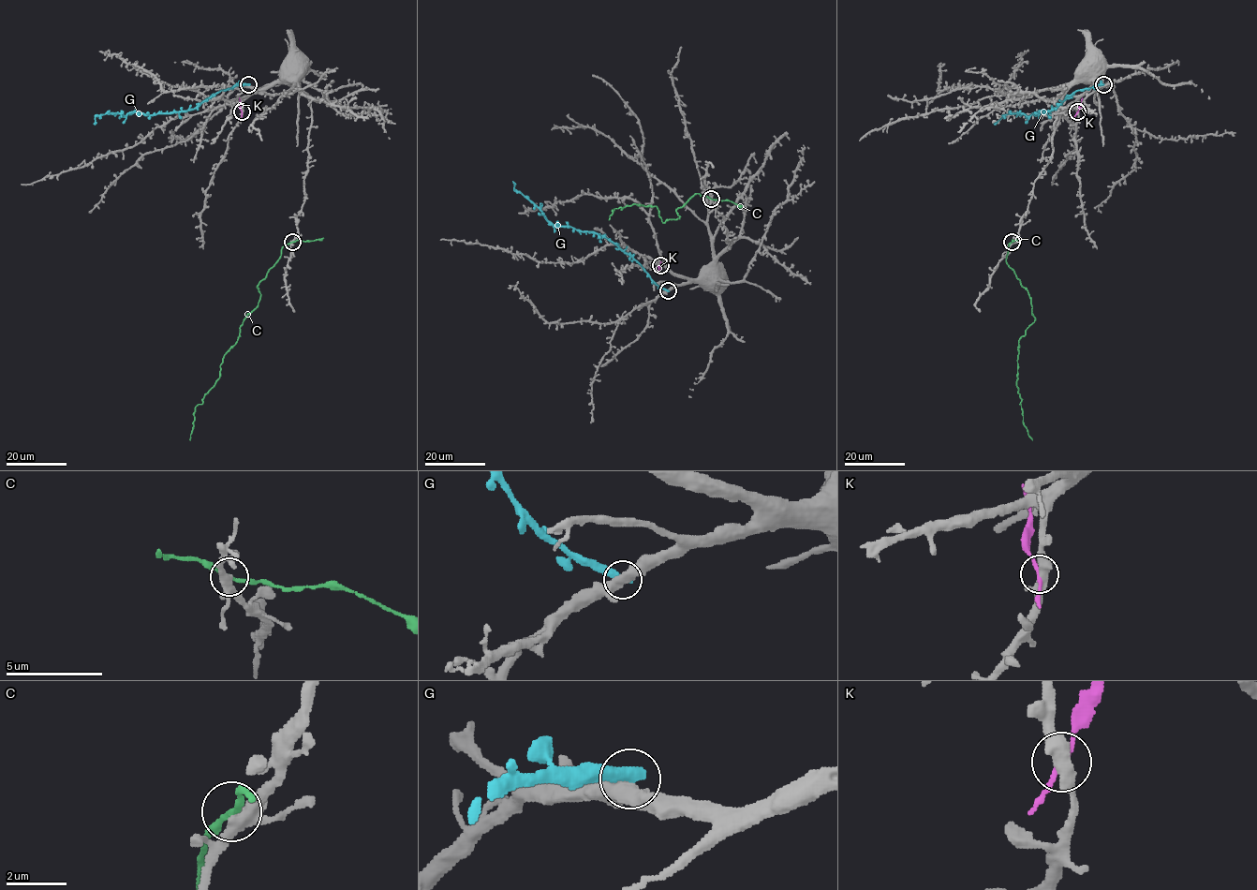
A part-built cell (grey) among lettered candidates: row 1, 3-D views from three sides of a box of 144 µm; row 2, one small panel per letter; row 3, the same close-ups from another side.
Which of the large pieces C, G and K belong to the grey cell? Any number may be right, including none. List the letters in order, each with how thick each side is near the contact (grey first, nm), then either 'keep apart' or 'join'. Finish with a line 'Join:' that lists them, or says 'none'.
C: 360/150 nm | join
G: 480/480 nm | keep apart
K: 420/150 nm | keep apart
Join: C

